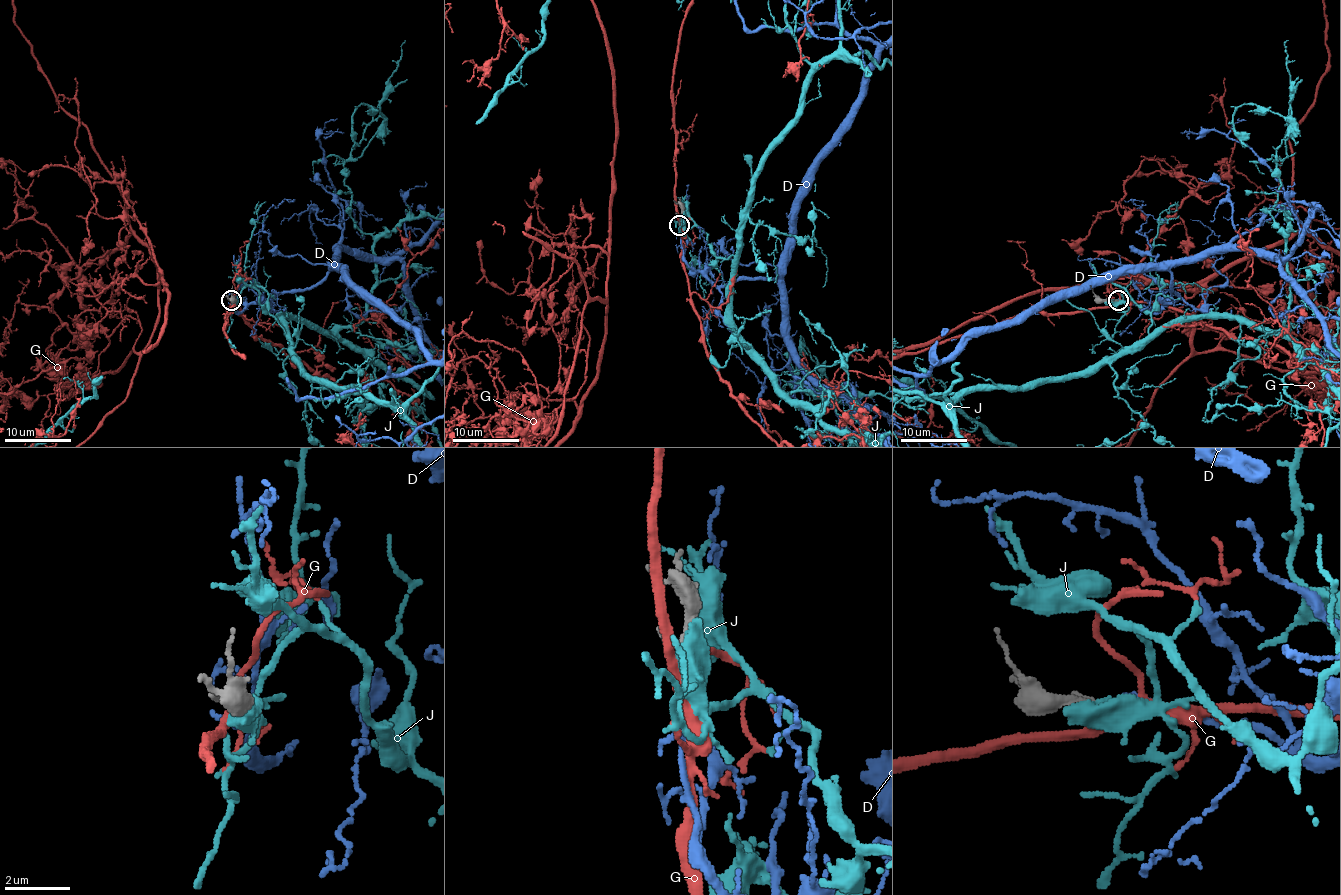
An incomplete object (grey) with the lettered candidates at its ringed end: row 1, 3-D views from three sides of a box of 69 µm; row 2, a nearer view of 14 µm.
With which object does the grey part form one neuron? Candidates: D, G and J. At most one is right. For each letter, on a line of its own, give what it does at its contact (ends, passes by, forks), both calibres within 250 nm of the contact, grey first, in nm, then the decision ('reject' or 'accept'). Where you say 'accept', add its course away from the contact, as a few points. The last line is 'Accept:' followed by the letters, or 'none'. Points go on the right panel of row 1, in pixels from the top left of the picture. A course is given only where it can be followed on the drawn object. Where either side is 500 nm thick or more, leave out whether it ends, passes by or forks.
D: it ends; calibres 130 and 160 nm; reject
G: it forks; calibres 180 and 300 nm; reject
J: calibres 280 and 850 nm; reject
Accept: none

